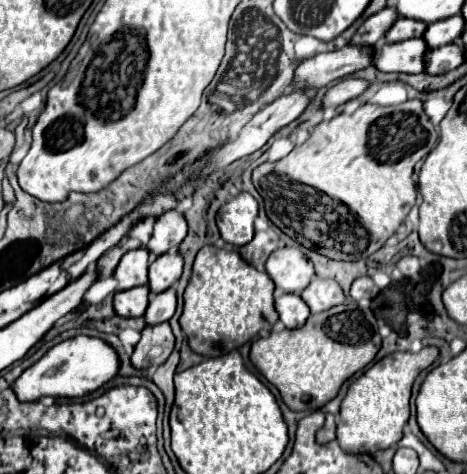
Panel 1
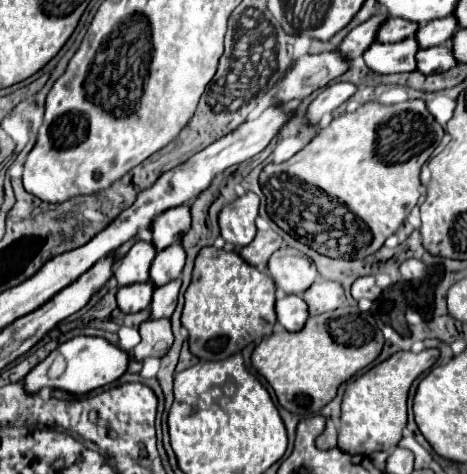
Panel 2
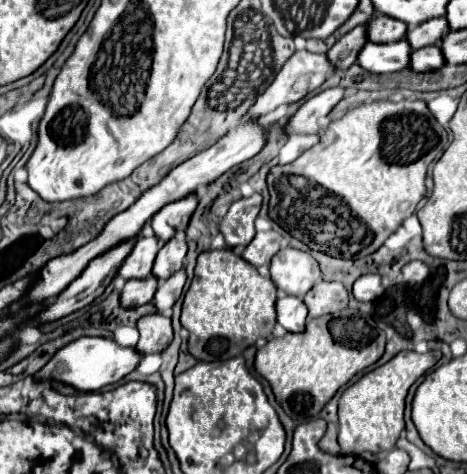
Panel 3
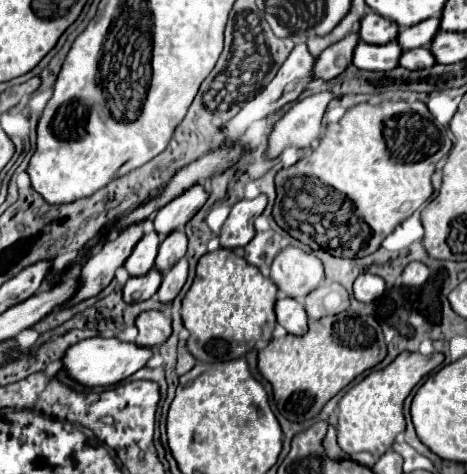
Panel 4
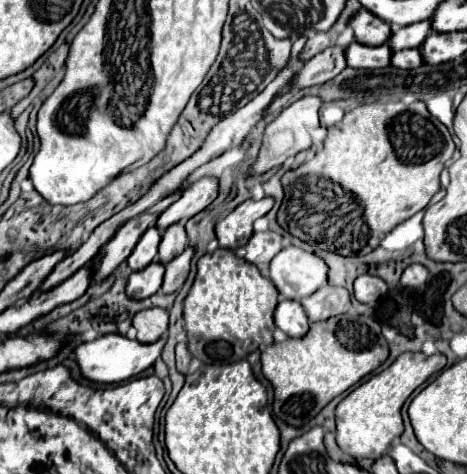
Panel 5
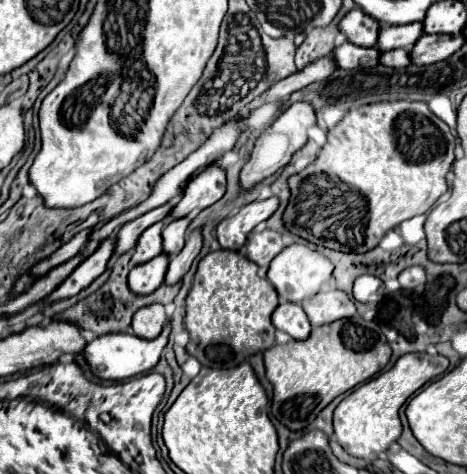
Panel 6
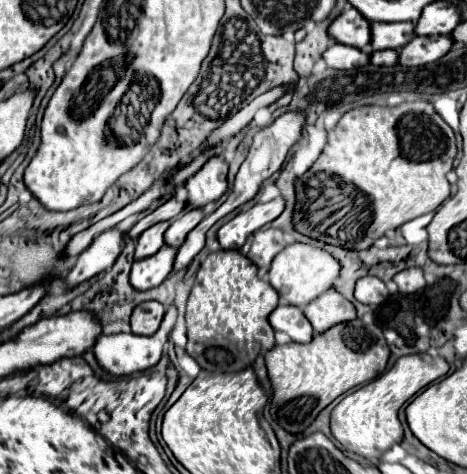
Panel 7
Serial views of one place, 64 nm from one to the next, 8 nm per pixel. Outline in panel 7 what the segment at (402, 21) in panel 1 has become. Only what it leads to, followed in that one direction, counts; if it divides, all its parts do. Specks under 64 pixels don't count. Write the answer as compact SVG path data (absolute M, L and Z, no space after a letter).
M346 8L328 30L332 32L332 38L348 46L366 48L372 42L372 24L356 12L356 8Z

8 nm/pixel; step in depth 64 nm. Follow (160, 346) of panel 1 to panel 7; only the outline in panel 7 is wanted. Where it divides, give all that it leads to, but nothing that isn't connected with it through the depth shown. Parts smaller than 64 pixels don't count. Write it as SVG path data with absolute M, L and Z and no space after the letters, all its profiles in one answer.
M144 302L136 306L132 312L130 318L132 332L140 336L152 336L160 328L162 318L164 318L164 306L160 302Z

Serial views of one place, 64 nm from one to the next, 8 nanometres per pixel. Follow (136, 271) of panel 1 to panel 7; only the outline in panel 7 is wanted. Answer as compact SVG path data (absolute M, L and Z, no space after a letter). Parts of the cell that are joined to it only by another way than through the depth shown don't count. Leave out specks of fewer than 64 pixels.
M158 222L144 230L136 240L136 260L144 260L148 256L154 256L164 246L164 230L168 228L168 222Z

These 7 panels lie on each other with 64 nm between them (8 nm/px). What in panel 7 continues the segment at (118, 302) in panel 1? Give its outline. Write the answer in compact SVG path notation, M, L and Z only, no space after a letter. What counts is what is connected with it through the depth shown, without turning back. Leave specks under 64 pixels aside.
M166 246L152 260L142 260L142 262L136 260L132 264L130 284L140 292L160 286L166 280L166 276L172 272L174 256L176 256L176 250Z

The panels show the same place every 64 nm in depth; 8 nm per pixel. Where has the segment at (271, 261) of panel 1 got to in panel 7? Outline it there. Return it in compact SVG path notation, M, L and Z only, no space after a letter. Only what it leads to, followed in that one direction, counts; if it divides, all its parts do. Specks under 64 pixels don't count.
M290 244L286 246L274 260L270 266L270 284L276 288L276 292L280 294L280 302L282 304L292 304L292 306L304 306L308 302L312 302L316 296L320 296L322 292L330 290L336 276L340 272L340 264L338 260L334 260L328 252L324 252L322 248L310 246L310 244Z

